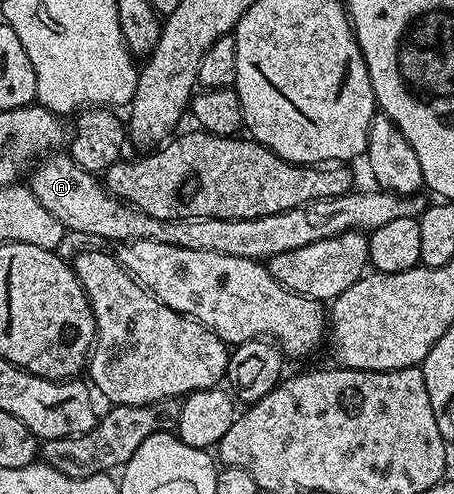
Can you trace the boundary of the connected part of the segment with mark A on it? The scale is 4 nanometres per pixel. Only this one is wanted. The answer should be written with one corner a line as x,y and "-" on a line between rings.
61,151
46,156
28,174
27,184
35,199
39,199
39,203
43,203
43,207
47,207
47,211
51,211
51,215
55,215
55,219
71,232
86,232
95,239
101,240
102,237
116,243
151,239
155,243
171,243
195,251
219,251
223,255
252,261
268,259
283,251
295,251
295,247
307,247
307,243
319,243
340,233
372,231
383,227
383,223
391,223
391,219
417,217
427,208
424,196
389,193
386,189
373,187
370,193
350,191
288,209
279,215
263,215
259,219
224,221
203,217
191,221
160,221
120,197
114,197
94,174
83,171
79,163

